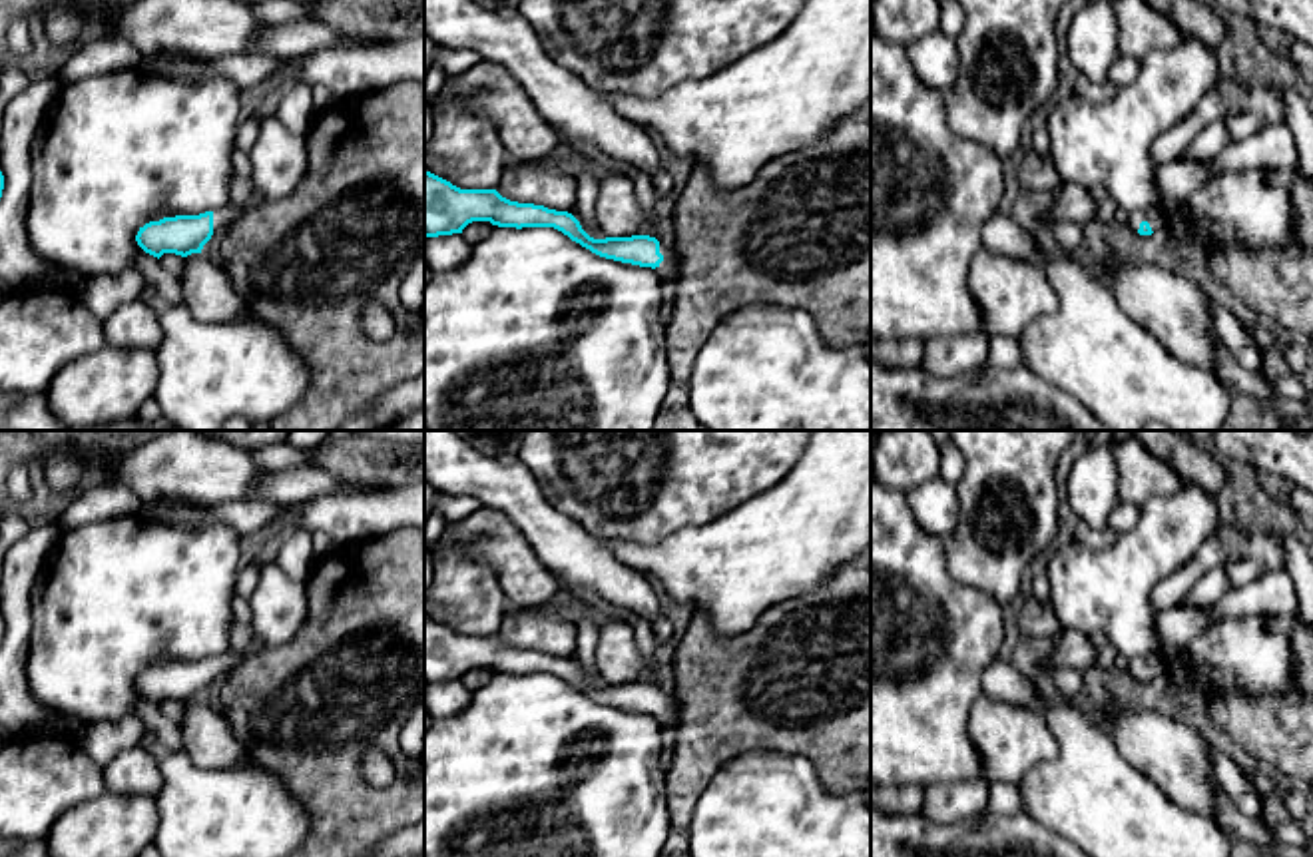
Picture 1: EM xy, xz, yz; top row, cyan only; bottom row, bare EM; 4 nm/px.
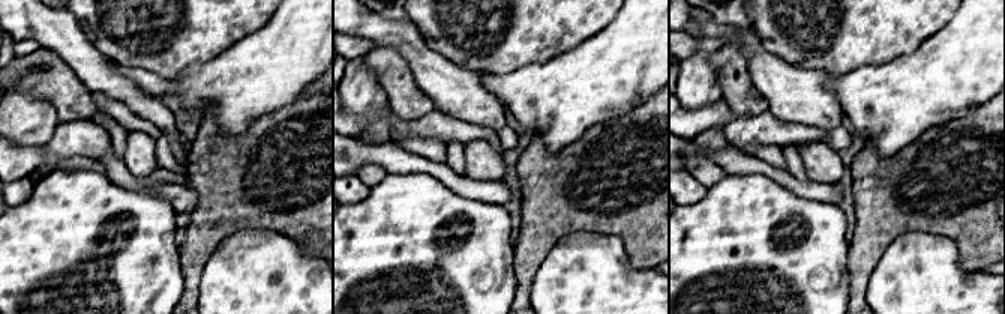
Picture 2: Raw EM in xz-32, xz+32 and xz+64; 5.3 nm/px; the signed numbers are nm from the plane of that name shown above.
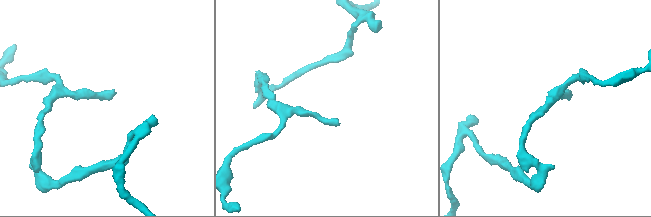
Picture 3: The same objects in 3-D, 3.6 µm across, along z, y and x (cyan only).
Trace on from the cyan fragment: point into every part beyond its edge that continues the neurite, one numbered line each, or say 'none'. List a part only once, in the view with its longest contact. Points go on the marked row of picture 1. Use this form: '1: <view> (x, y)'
1: xz (672, 262)

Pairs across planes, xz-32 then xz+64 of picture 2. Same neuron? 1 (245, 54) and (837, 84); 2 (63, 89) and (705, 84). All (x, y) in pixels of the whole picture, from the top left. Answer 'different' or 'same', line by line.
1: same
2: different

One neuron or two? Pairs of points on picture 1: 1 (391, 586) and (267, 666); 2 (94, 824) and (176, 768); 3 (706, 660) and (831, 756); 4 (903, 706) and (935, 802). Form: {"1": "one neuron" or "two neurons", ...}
{"1": "one neuron", "2": "two neurons", "3": "one neuron", "4": "two neurons"}

